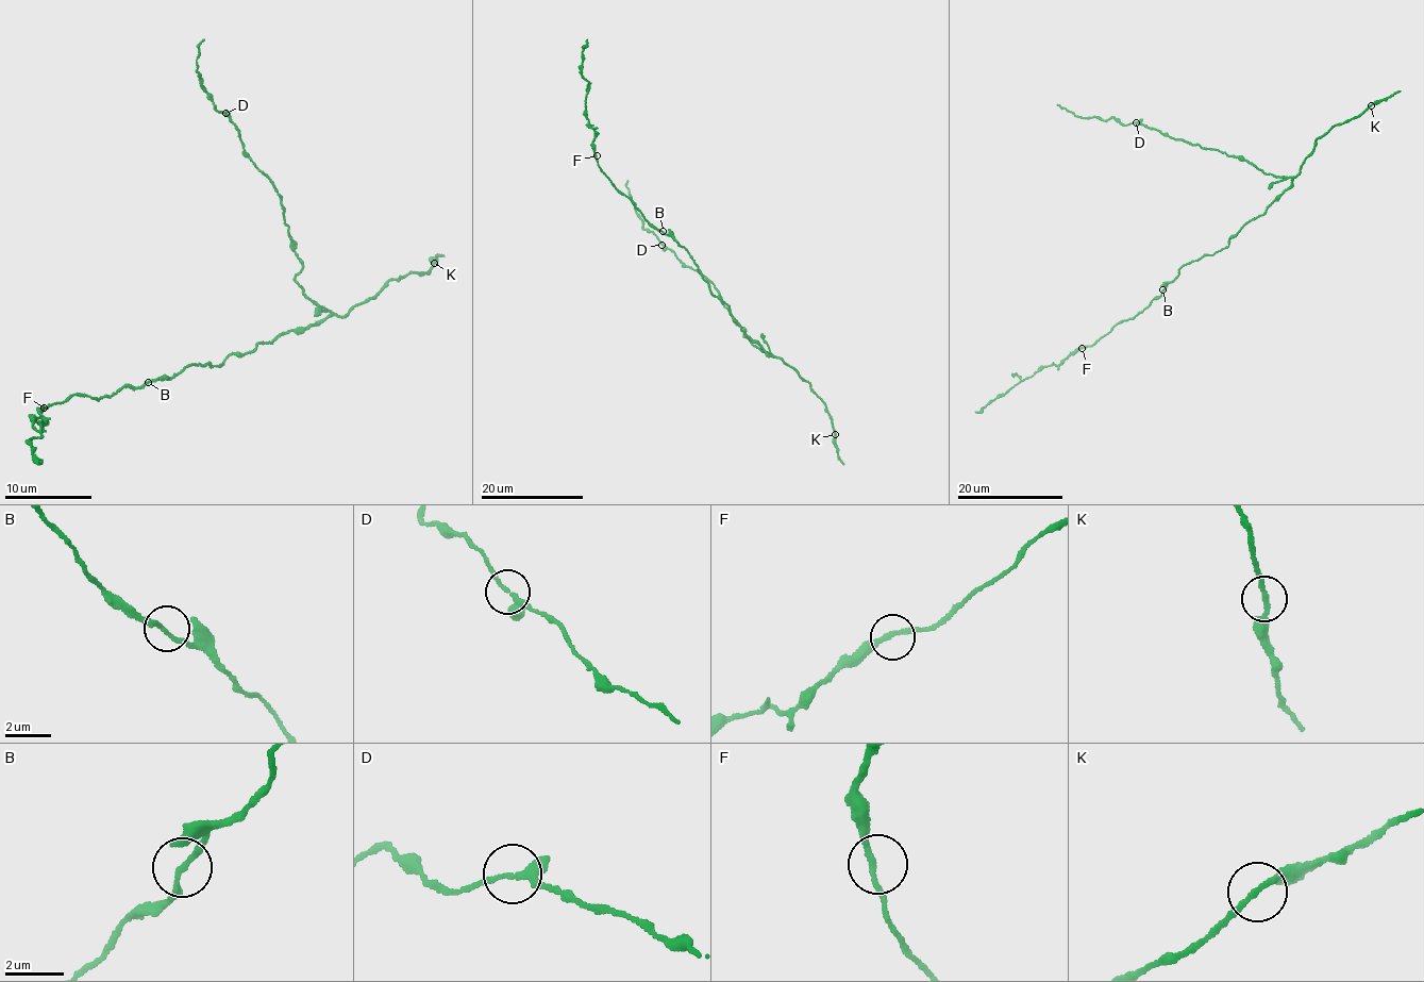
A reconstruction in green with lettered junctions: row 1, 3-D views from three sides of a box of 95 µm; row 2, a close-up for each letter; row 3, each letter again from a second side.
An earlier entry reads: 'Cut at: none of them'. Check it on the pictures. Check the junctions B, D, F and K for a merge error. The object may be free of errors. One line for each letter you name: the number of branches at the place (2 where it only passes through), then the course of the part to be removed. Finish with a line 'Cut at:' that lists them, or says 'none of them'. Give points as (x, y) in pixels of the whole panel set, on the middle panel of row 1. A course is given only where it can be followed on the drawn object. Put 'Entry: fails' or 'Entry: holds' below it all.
Cut at: none of them
Entry: holds

